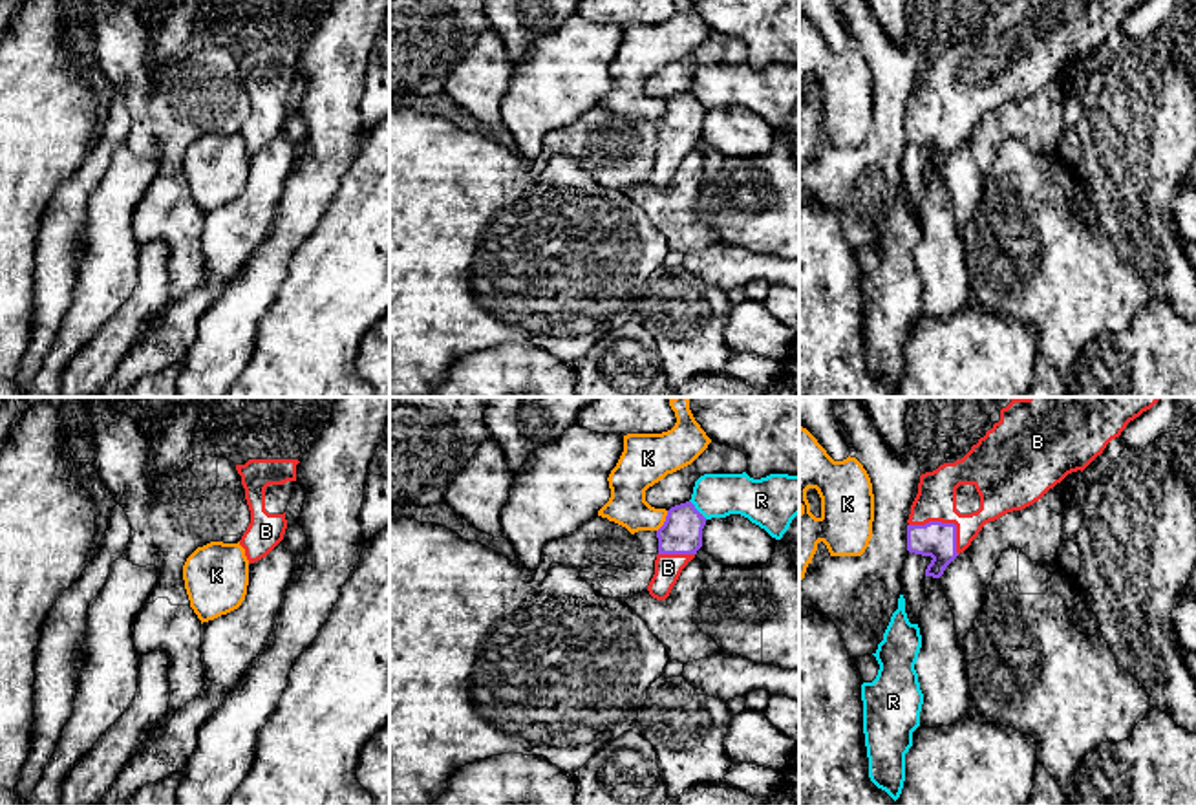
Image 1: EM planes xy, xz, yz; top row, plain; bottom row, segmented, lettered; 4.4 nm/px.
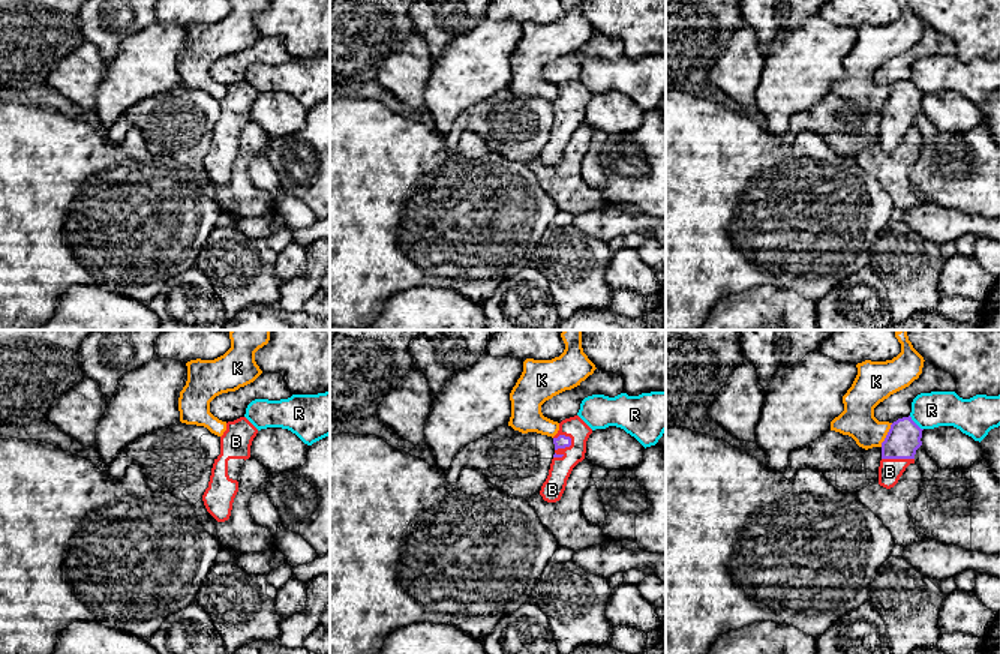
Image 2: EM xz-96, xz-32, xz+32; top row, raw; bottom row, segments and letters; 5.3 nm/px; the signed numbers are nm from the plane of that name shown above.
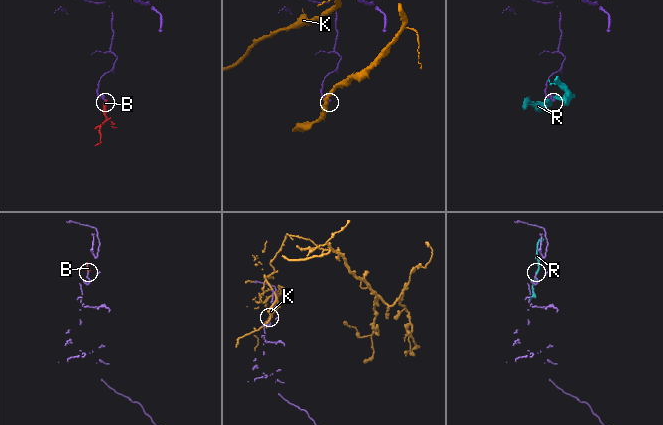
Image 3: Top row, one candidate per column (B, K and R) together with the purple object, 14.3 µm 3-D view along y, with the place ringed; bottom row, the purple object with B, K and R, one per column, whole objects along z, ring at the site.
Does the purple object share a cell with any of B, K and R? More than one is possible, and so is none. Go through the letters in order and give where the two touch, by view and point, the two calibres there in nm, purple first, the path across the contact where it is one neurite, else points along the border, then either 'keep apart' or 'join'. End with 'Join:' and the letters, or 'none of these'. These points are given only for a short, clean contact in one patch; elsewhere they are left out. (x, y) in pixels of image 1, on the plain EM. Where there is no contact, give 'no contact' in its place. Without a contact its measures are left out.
B: contact yz (946, 114); calibres 160 and 180 nm; way yz (939, 130), (946, 114), (937, 105), (937, 81); join
K: contact xz (664, 112); calibres 180 and 180 nm; border xz (668, 101), (657, 121); keep apart
R: contact xz (695, 99); calibres 180 and 190 nm; keep apart
Join: B

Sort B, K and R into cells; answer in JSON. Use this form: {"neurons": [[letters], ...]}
{"neurons": [["B"], ["K"], ["R"]]}

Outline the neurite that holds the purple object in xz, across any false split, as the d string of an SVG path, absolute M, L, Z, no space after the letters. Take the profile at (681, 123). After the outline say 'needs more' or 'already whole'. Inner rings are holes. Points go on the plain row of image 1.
M691 91L675 95L667 101L664 115L657 121L658 145L655 165L647 181L657 190L666 190L677 174L682 159L702 137L702 119L706 108Z | needs more

